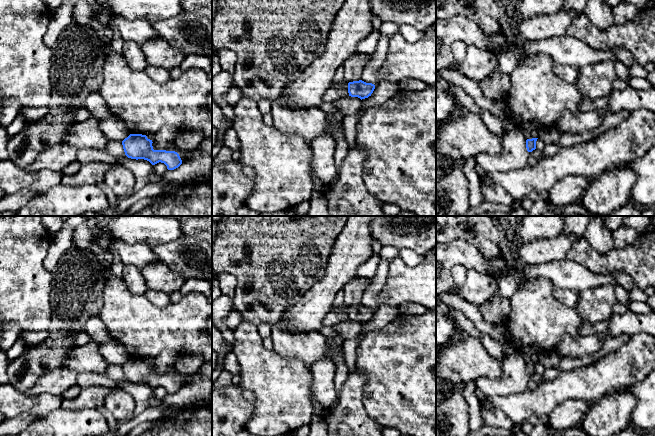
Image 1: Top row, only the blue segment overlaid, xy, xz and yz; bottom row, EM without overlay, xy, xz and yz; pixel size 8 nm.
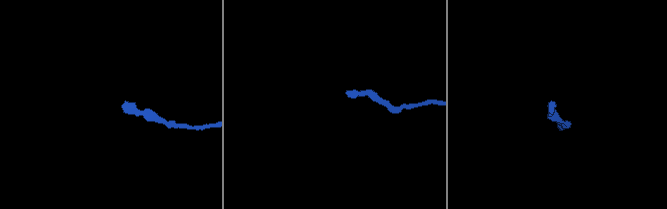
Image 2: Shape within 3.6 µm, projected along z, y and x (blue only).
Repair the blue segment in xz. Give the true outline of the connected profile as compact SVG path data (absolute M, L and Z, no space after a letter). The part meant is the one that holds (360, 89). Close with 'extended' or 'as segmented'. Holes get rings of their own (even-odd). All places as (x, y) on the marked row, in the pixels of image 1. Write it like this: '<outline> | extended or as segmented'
M362 80L348 83L348 93L351 97L358 97L361 100L371 96L375 89L372 83L366 83Z | as segmented

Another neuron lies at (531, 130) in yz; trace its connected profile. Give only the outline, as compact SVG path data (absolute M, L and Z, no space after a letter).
M529 123L520 126L519 129L523 133L525 139L539 138L545 145L559 143L561 134L555 127L542 128L536 123Z

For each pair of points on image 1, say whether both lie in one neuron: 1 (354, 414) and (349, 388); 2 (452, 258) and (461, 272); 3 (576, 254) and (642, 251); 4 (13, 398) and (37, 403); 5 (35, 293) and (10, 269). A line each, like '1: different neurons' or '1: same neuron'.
1: same neuron
2: different neurons
3: same neuron
4: same neuron
5: same neuron

